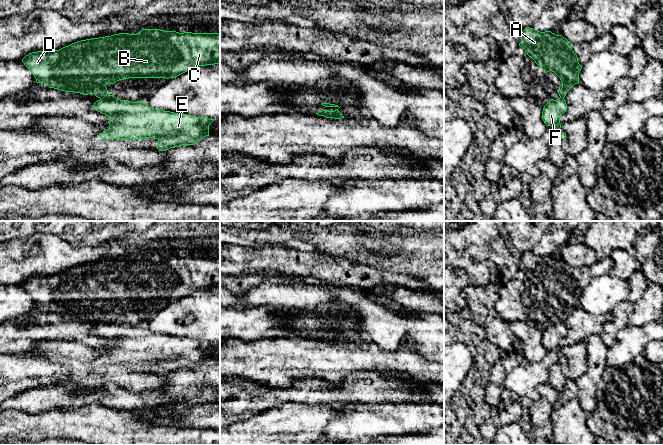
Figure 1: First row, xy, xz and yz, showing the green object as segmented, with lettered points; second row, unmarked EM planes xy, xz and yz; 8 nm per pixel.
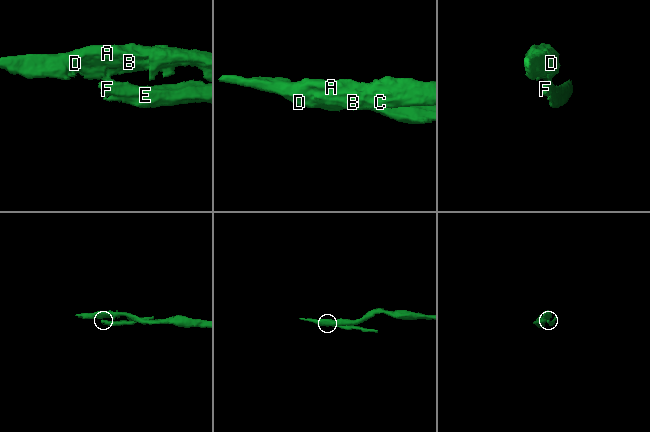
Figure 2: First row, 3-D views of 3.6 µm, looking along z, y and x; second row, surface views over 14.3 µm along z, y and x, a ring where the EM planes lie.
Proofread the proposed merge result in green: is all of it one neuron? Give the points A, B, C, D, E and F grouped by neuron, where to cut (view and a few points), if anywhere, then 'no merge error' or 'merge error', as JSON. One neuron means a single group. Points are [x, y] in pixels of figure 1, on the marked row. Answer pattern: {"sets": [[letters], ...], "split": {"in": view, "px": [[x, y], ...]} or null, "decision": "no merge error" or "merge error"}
{"sets": [["A", "B", "C", "D"], ["E", "F"]], "split": {"in": "xy", "px": [[108, 94], [100, 98]]}, "decision": "merge error"}

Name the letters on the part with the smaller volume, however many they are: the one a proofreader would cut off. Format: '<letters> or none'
E, F

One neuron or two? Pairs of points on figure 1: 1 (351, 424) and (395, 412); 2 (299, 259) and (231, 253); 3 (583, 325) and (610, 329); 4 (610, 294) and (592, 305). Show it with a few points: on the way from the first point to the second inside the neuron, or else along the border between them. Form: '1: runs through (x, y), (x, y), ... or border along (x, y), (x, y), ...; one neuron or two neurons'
1: runs through (362, 423), (384, 419); one neuron
2: runs through (282, 259), (248, 259); one neuron
3: border along (601, 328), (597, 333); two neurons
4: runs through (606, 294), (603, 294), (596, 301); one neuron

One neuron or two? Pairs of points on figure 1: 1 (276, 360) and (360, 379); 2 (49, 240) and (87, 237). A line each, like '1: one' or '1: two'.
1: two
2: two

